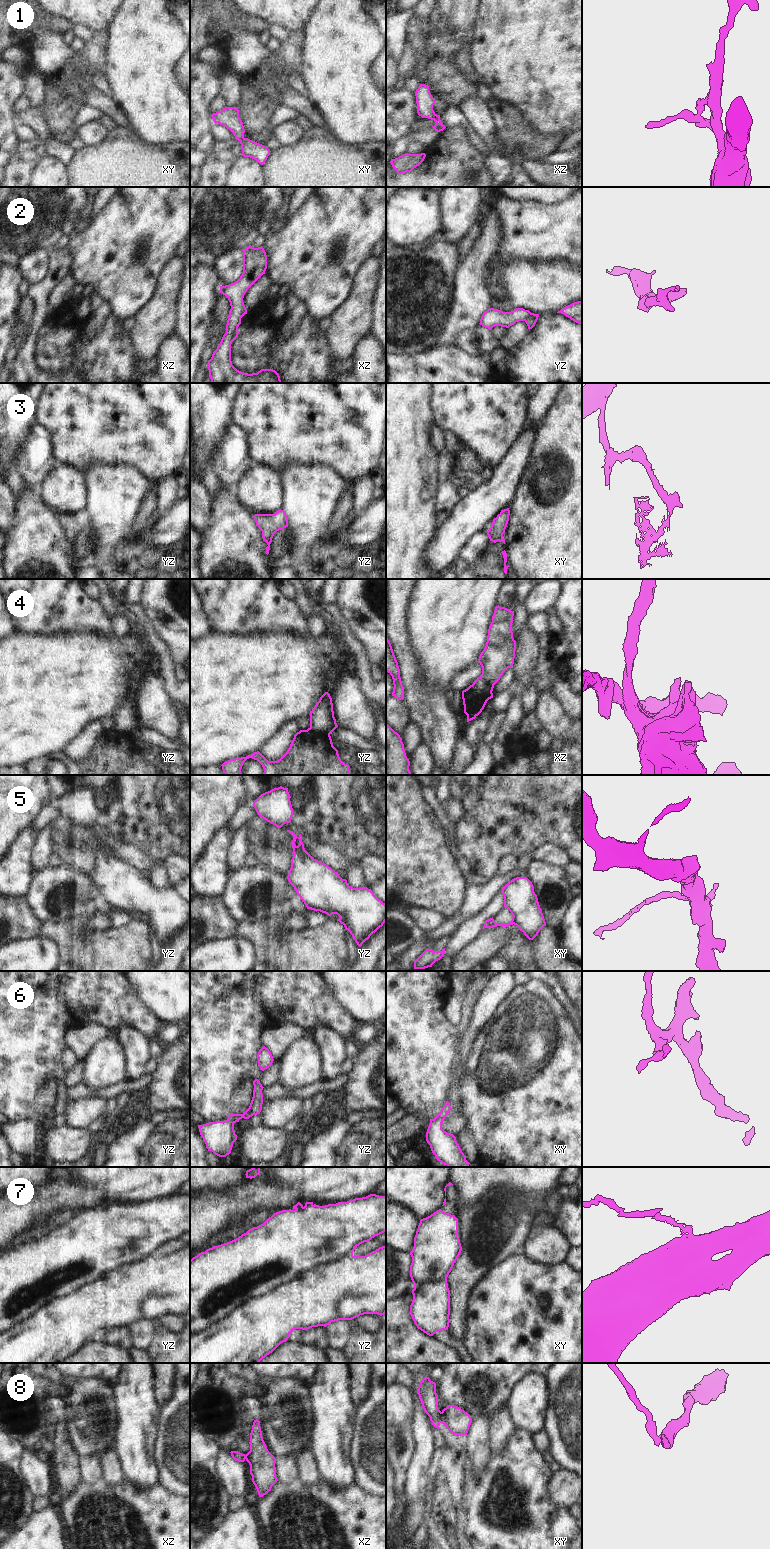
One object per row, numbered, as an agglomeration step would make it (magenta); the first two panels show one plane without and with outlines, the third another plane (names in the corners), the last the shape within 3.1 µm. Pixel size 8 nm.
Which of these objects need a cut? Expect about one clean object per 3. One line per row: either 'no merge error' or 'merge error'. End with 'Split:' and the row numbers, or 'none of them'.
1: merge error
2: no merge error
3: merge error
4: merge error
5: merge error
6: no merge error
7: merge error
8: merge error
Split: 1, 3, 4, 5, 7, 8

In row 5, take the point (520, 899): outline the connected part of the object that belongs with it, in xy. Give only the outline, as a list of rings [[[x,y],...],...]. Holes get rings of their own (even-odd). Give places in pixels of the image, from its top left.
[[[516,877],[501,892],[504,896],[504,907],[511,912],[514,925],[529,940],[533,940],[546,926],[546,922],[532,882],[527,877]]]

